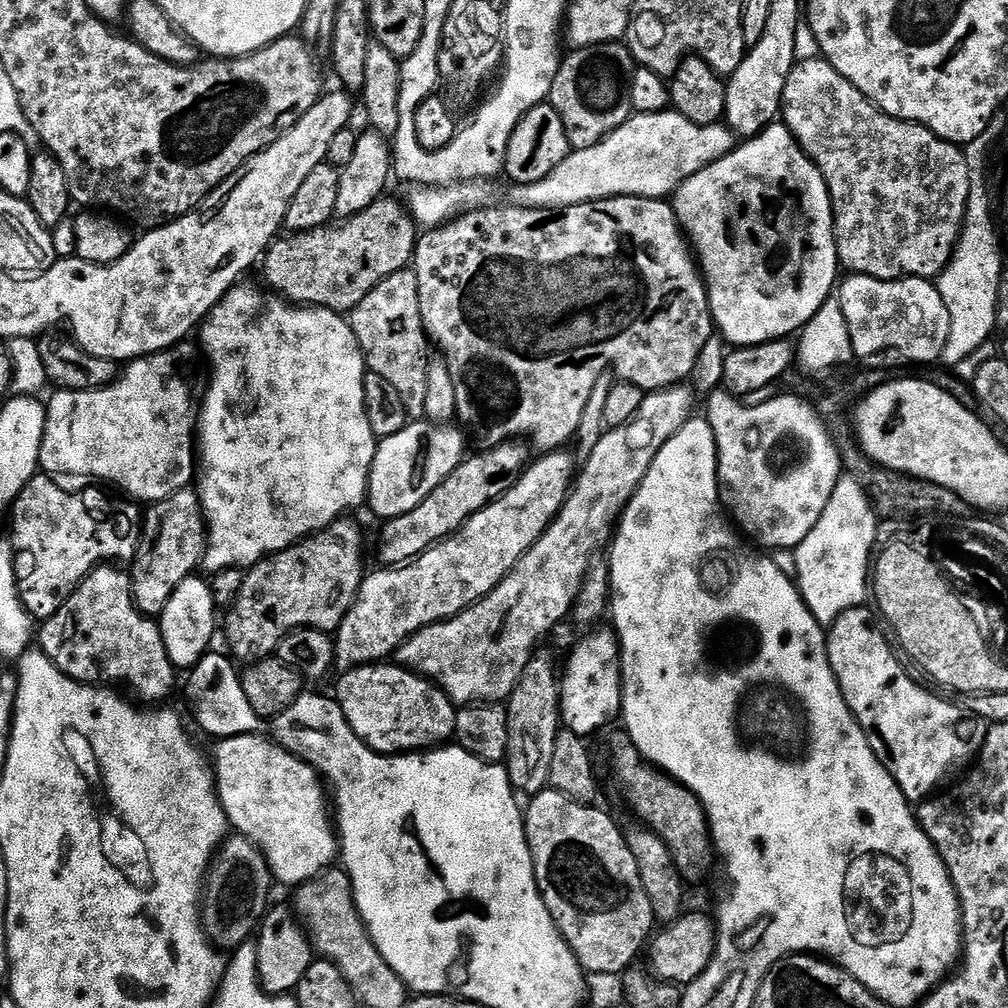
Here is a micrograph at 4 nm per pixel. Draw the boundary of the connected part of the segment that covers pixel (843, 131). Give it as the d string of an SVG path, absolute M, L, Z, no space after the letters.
M823 58L814 60L797 60L790 70L790 78L786 78L786 90L782 109L783 123L787 124L794 139L800 144L800 149L816 164L816 169L824 176L828 193L832 199L832 213L834 214L834 234L836 235L836 253L841 265L852 274L866 274L870 278L883 280L901 280L904 276L923 276L925 278L939 277L940 271L952 260L956 244L960 240L960 231L964 225L966 206L970 198L970 178L972 171L968 165L965 149L958 144L938 138L926 126L915 124L912 120L899 120L886 114L871 100L858 90L830 62Z

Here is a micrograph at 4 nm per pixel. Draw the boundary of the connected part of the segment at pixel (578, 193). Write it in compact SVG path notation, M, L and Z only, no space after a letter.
M674 110L656 113L639 113L628 117L626 123L614 130L604 140L599 140L589 148L569 151L568 157L546 178L533 184L516 184L509 190L507 199L524 208L565 208L575 204L599 202L615 196L641 196L651 200L671 197L698 170L709 168L716 160L721 160L737 147L738 140L731 128L724 122L718 124L699 124L692 122Z

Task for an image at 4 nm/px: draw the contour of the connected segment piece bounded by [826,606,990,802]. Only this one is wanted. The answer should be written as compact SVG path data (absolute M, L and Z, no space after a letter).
M865 606L846 610L842 618L831 624L826 632L830 666L834 670L834 678L838 678L842 698L846 698L846 706L850 706L882 766L886 766L894 782L898 782L908 801L923 802L939 789L936 787L947 778L951 768L960 768L967 760L972 762L979 757L990 724L959 703L951 704L950 701L927 692L918 681L911 680L907 670L900 665L899 658L892 653L887 638L880 633L876 620L878 621L877 613Z

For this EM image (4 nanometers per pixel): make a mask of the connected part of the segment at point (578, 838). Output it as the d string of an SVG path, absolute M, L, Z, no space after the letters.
M551 786L531 797L527 803L523 809L524 829L536 881L558 930L580 959L585 973L599 974L604 968L617 968L621 974L627 972L633 967L635 960L632 959L640 951L640 955L645 951L658 921L621 825L616 825L600 806L580 804Z

